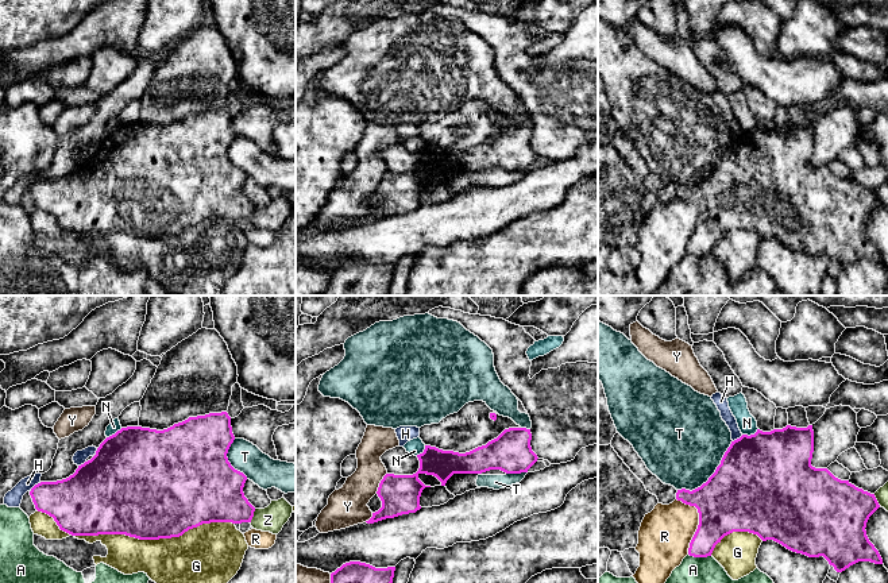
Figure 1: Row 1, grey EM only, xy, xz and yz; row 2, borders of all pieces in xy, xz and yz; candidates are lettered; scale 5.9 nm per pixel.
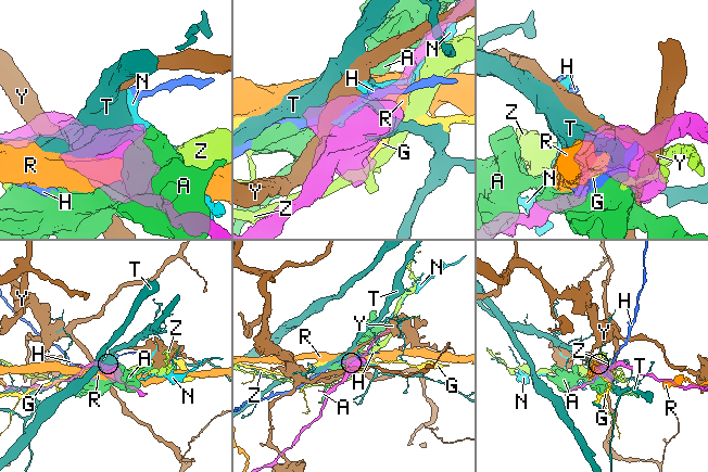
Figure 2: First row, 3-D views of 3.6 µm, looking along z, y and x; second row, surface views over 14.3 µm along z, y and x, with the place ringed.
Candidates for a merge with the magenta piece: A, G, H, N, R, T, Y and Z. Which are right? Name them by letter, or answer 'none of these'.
none of these

